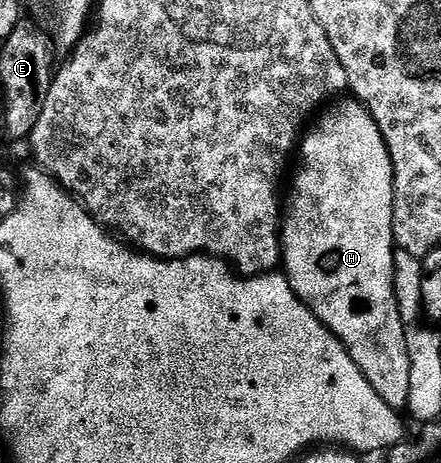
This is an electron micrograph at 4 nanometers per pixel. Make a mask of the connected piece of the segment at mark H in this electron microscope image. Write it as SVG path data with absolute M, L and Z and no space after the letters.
M349 100L350 102L335 101L327 105L325 109L317 115L316 121L305 131L304 137L300 142L300 154L302 159L298 162L298 175L294 178L294 191L290 194L290 207L287 205L282 219L282 260L281 269L284 271L287 280L290 282L292 292L300 301L312 311L321 322L324 323L344 344L348 356L364 372L364 380L376 388L376 396L384 400L394 410L405 411L406 401L410 398L410 373L415 373L416 366L410 363L410 342L406 339L406 326L402 323L402 310L398 307L398 294L394 281L394 233L392 232L392 204L394 203L394 169L392 160L388 156L388 148L384 144L384 136L372 120L372 116L363 108L361 102Z

